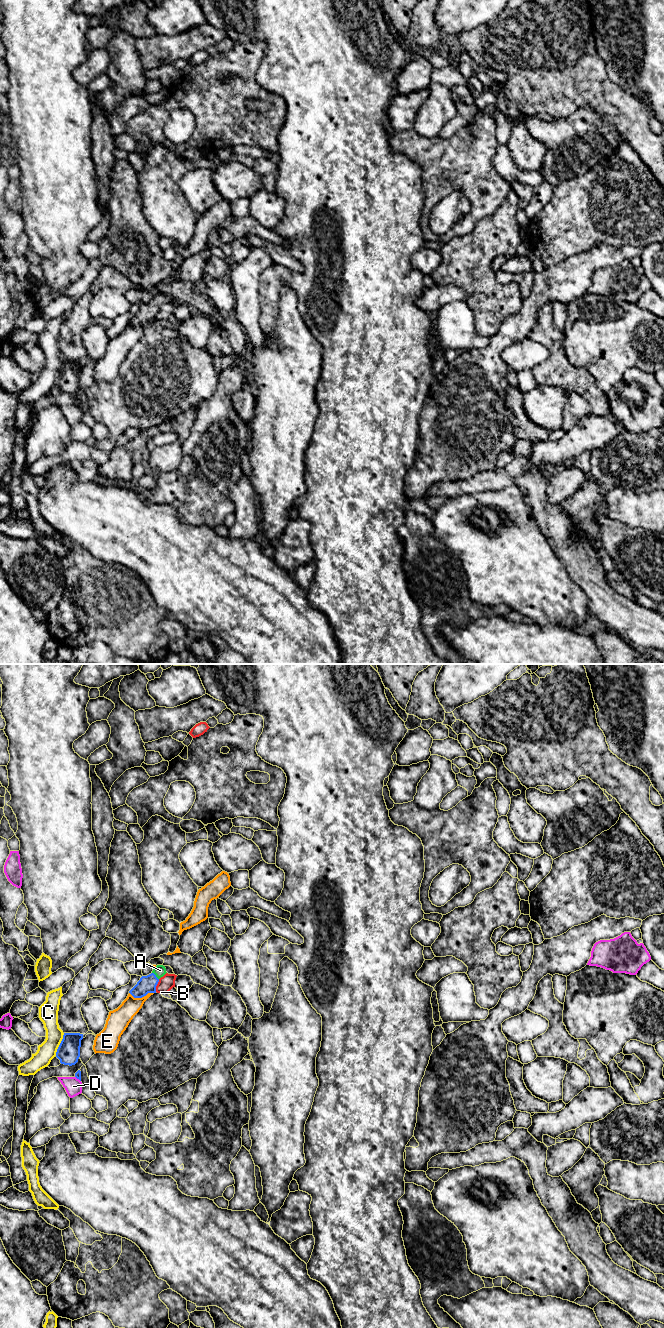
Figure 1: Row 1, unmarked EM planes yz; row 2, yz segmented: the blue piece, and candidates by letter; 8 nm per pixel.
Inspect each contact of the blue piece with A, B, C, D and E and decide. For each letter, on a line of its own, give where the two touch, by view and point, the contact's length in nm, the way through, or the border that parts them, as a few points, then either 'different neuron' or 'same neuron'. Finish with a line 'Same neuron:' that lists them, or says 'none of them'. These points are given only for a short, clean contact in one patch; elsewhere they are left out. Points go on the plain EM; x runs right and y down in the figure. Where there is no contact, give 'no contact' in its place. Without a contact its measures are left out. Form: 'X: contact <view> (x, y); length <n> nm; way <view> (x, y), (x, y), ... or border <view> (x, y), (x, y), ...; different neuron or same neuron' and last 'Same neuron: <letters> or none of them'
A: contact yz (155, 304); length 80 nm; way yz (147, 312), (155, 304), (160, 298); same neuron
B: contact yz (156, 313); length 110 nm; different neuron
C: contact yz (60, 372); length 200 nm; border yz (64, 361), (55, 383); different neuron
D: contact yz (78, 406); length 60 nm; different neuron
E: contact yz (141, 325); length 200 nm; different neuron
Same neuron: A

